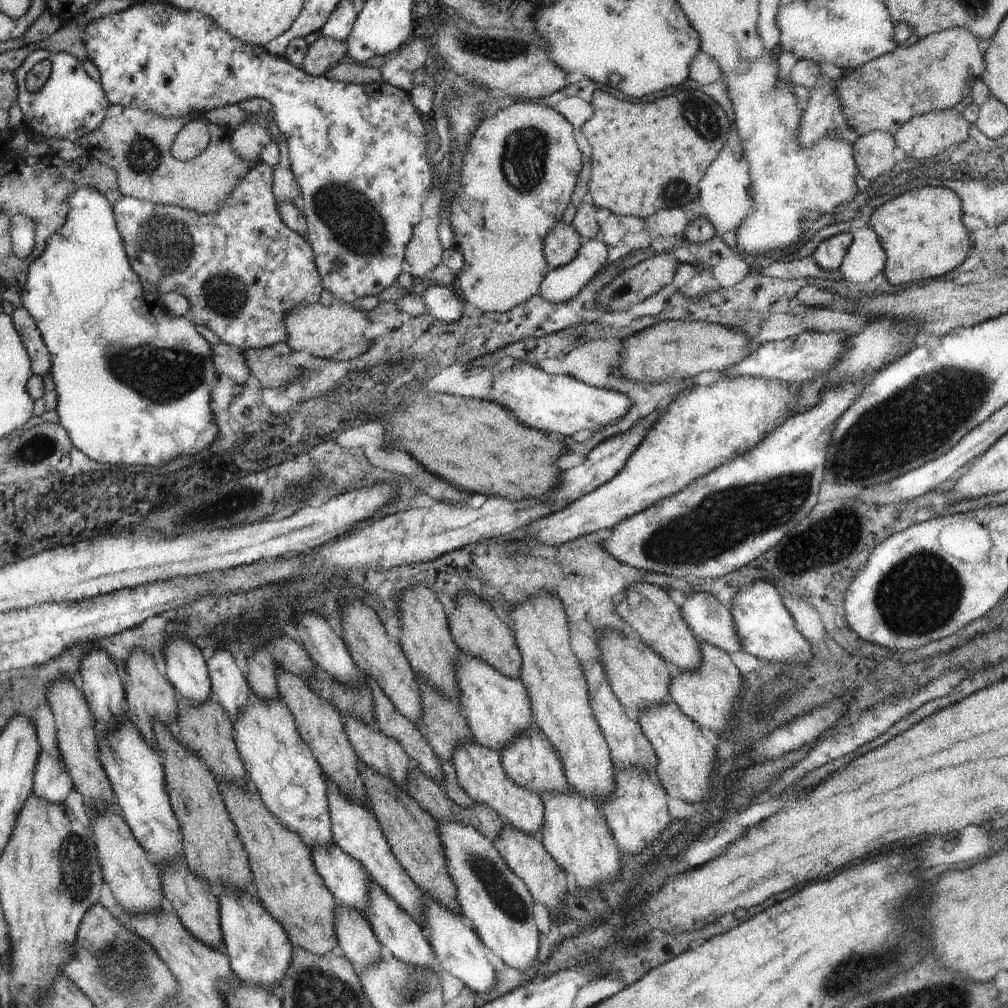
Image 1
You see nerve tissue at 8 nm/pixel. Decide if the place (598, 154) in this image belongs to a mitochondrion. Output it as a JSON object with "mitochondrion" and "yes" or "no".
{"mitochondrion":"no"}

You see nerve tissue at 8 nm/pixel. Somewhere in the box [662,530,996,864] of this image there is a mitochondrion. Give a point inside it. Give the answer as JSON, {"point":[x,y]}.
{"point":[918,594]}

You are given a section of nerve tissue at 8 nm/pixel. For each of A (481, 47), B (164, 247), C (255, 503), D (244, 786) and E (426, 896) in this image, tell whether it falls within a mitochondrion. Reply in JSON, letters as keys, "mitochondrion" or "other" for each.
{"A":"mitochondrion","B":"mitochondrion","C":"mitochondrion","D":"other","E":"other"}

